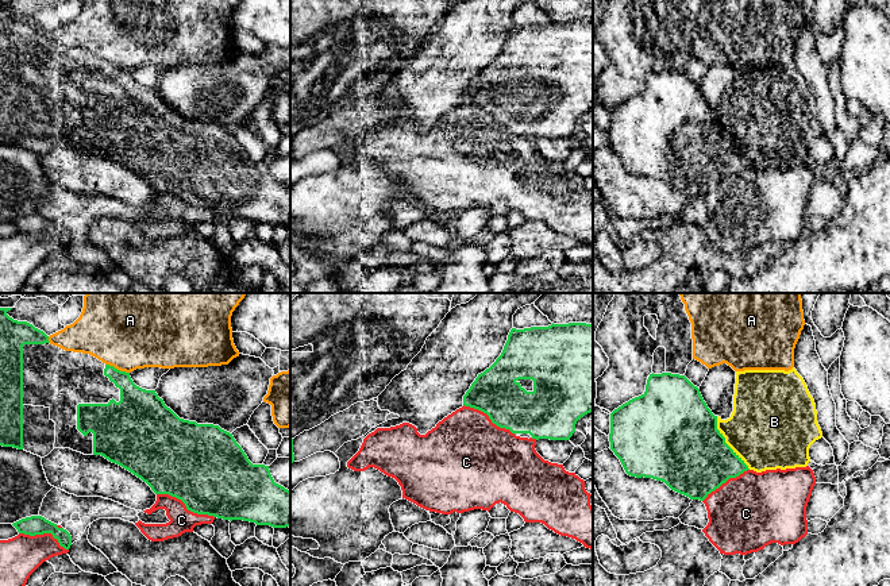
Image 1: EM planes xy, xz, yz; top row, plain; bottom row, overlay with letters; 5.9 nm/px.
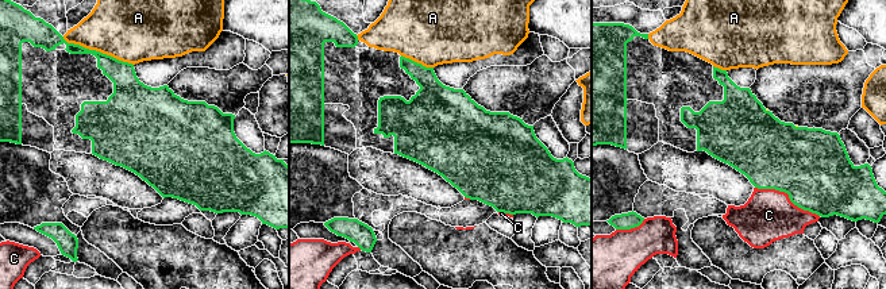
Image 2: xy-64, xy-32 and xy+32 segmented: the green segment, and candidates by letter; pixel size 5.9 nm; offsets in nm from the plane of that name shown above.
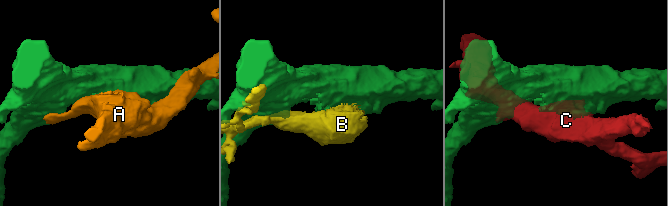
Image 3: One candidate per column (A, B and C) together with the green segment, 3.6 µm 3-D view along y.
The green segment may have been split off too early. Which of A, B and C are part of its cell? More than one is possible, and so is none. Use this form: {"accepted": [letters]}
{"accepted": []}

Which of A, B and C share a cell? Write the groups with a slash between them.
A / B C

